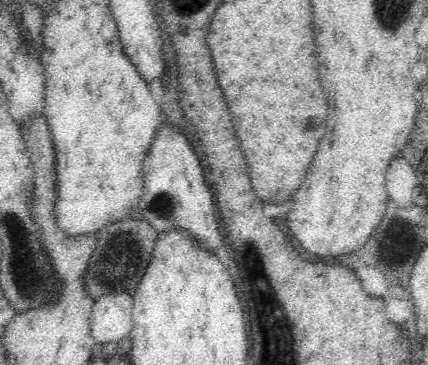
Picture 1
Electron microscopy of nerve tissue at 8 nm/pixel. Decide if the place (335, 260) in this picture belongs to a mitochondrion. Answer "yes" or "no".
no

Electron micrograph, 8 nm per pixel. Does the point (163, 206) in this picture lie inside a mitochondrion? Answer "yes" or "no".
yes

